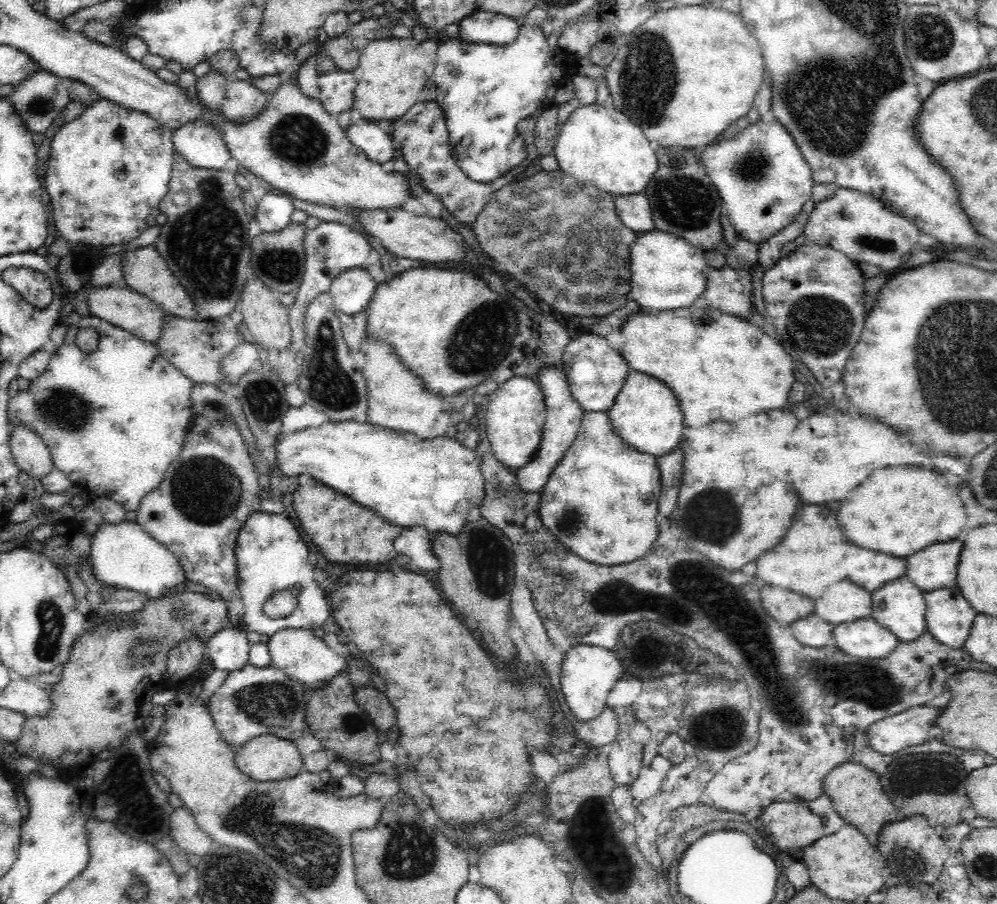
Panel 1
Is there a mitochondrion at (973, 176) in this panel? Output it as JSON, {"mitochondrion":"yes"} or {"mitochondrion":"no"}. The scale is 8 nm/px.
{"mitochondrion":"no"}

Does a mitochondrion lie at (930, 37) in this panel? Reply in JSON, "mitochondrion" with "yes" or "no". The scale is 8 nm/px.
{"mitochondrion":"yes"}

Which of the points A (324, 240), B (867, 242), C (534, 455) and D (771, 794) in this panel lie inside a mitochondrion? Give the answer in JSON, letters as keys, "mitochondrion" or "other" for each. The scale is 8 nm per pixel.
{"A":"mitochondrion","B":"mitochondrion","C":"other","D":"other"}

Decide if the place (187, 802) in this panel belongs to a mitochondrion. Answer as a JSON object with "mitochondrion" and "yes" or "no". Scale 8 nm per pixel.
{"mitochondrion":"no"}

